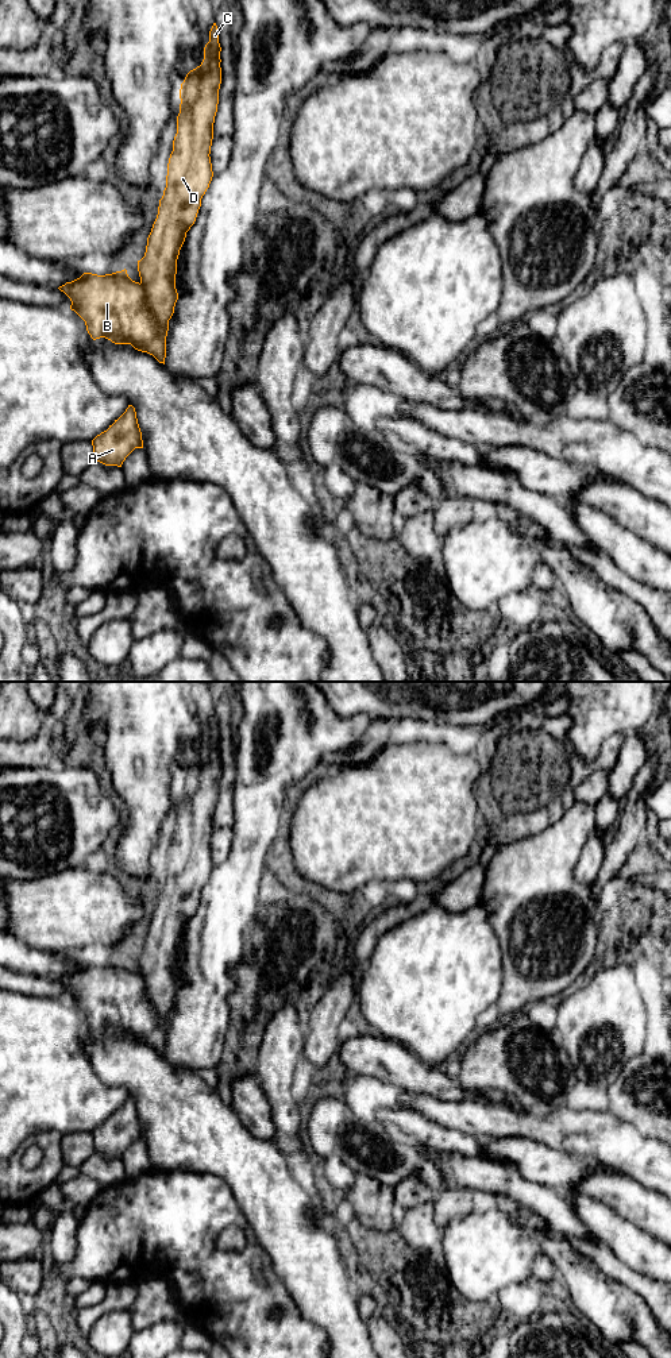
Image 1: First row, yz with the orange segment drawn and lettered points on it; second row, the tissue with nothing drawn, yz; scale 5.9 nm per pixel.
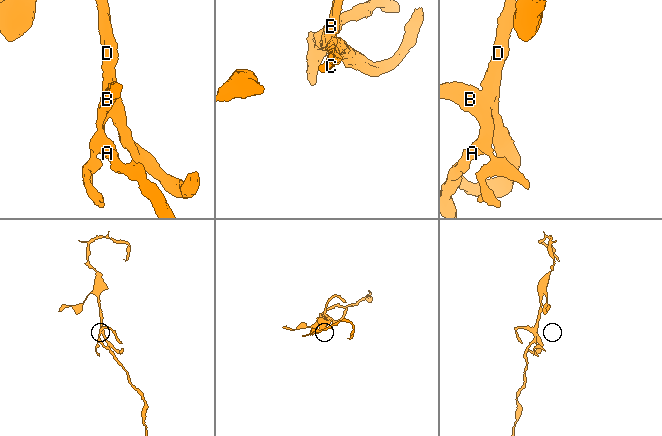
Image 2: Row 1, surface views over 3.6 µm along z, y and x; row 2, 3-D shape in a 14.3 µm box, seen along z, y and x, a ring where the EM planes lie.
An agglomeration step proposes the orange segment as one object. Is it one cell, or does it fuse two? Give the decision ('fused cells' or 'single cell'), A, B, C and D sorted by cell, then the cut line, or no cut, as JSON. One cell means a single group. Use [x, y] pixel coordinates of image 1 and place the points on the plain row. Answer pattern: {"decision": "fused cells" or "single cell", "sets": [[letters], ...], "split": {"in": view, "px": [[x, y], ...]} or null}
{"decision": "single cell", "sets": [["A", "B", "C", "D"]], "split": null}

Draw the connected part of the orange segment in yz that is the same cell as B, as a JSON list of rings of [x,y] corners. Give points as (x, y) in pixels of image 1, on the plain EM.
[[[213,714],[201,756],[190,761],[181,775],[177,825],[167,854],[166,879],[147,929],[144,948],[138,952],[140,972],[132,972],[124,960],[105,967],[84,964],[80,969],[58,979],[70,989],[70,1000],[85,1012],[86,1022],[93,1031],[105,1029],[115,1035],[131,1035],[135,1041],[153,1046],[163,1056],[169,1011],[178,991],[177,950],[213,868],[209,845],[221,775],[220,742],[219,722]]]

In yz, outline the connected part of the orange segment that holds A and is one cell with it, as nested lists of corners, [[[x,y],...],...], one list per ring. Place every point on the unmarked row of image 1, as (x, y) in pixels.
[[[128,1096],[126,1103],[107,1122],[92,1131],[92,1137],[96,1153],[122,1158],[135,1139],[143,1139],[135,1099]]]

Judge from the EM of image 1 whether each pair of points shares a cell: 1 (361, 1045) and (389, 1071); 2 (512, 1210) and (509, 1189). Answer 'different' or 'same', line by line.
1: same
2: different

